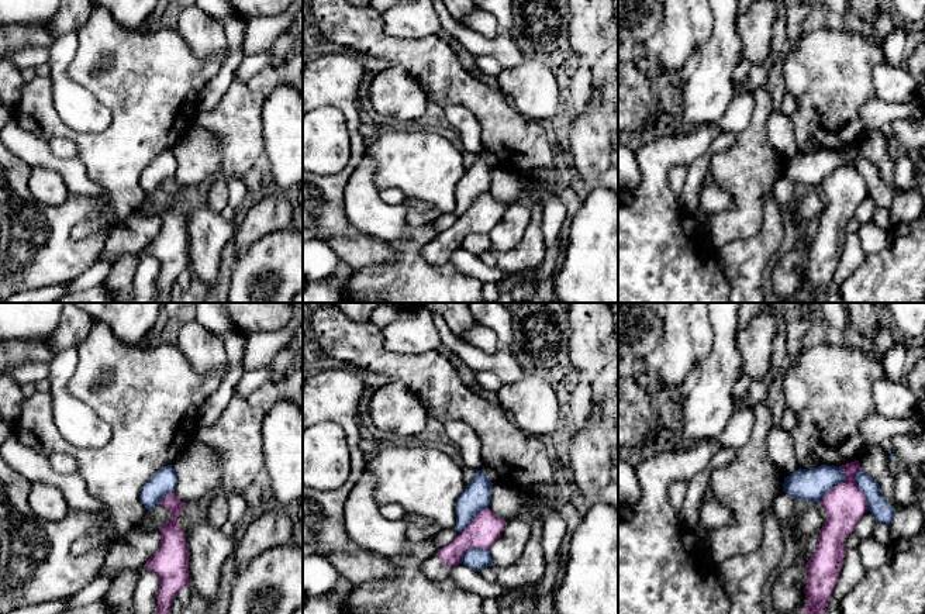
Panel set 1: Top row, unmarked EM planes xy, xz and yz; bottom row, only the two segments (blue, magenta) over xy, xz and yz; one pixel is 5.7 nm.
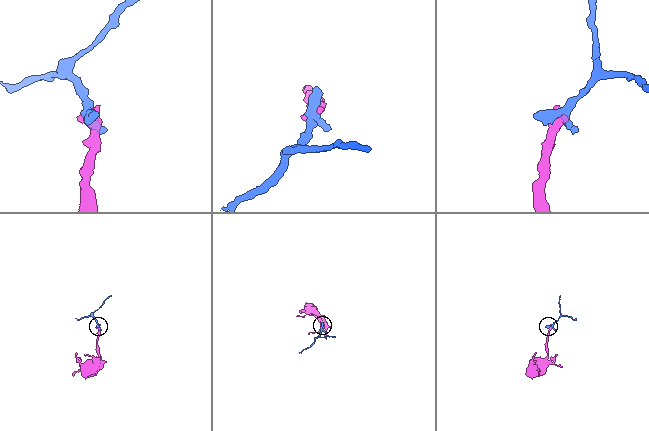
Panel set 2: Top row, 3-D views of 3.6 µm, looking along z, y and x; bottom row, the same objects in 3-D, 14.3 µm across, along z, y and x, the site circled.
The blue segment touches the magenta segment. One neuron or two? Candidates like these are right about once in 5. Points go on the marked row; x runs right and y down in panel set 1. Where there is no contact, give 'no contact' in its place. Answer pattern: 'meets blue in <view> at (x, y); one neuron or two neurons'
meets blue in yz at (837, 485); two neurons

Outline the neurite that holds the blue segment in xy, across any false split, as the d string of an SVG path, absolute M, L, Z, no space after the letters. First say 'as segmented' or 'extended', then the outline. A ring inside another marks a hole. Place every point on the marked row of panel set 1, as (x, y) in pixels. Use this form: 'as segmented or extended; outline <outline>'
as segmented; outline M172 465L156 472L141 490L141 501L146 510L161 504L161 500L173 493L177 486L177 475Z

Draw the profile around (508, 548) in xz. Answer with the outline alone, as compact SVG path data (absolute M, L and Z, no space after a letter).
M515 518L504 527L497 541L489 548L494 566L510 568L515 565L531 538L532 525L521 518Z

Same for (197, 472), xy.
M196 442L186 455L172 463L172 468L177 475L175 493L186 504L200 501L218 487L217 455L203 444Z

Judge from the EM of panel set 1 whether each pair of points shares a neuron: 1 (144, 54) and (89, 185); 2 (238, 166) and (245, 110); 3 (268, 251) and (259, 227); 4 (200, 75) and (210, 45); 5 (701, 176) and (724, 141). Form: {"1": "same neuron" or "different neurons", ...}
{"1": "different neurons", "2": "same neuron", "3": "different neurons", "4": "different neurons", "5": "same neuron"}

